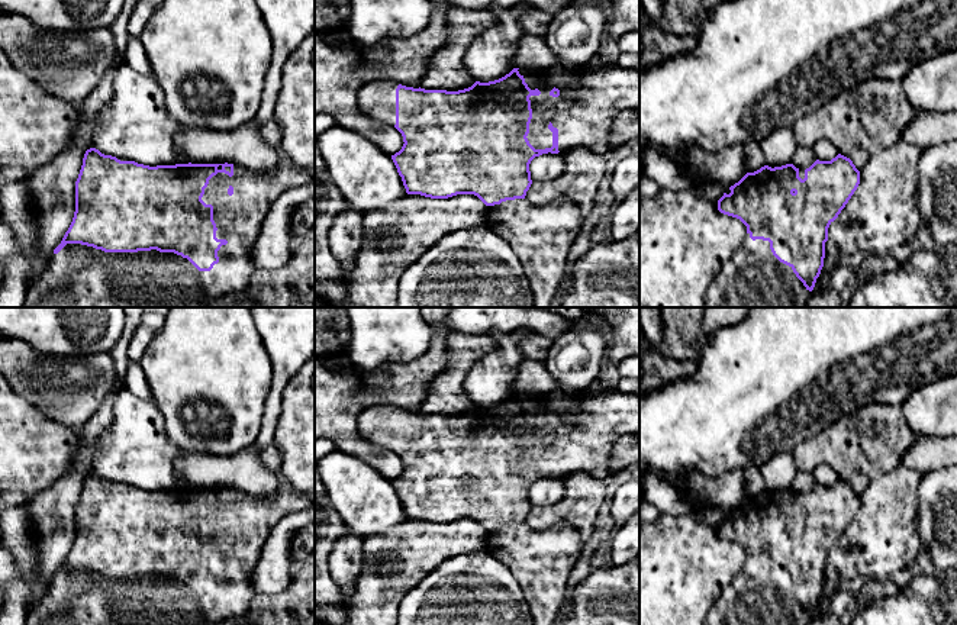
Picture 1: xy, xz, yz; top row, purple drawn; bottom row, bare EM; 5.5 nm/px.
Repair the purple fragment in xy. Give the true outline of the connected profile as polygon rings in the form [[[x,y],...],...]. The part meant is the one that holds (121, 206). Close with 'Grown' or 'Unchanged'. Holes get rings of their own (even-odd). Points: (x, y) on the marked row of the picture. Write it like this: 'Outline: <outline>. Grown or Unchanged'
Outline: [[[96,148],[86,151],[75,181],[75,212],[61,244],[26,291],[23,307],[209,307],[216,297],[245,289],[258,270],[251,248],[271,203],[313,175],[290,167],[251,171],[233,164],[149,167],[120,161]]]. Grown

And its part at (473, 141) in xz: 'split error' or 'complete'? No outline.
split error

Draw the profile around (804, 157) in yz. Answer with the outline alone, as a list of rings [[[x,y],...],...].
[[[798,146],[792,164],[799,170],[809,168],[816,161],[816,155],[812,148]]]

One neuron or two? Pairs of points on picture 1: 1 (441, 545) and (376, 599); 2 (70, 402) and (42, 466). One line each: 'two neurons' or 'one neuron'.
1: one neuron
2: two neurons

